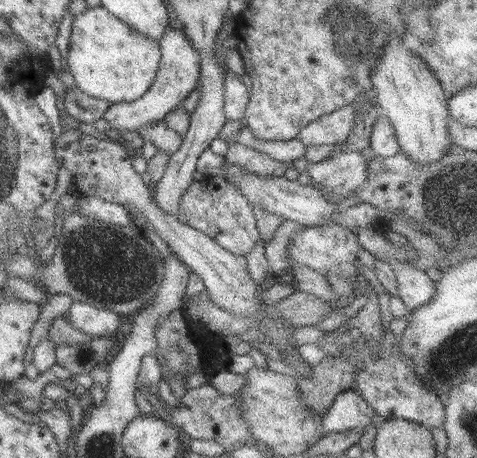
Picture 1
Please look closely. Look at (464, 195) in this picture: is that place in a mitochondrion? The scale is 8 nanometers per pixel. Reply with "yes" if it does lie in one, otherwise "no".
yes

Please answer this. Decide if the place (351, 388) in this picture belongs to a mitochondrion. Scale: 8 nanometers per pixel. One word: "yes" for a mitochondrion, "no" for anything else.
no

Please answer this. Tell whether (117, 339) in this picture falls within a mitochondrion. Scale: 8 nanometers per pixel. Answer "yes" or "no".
no

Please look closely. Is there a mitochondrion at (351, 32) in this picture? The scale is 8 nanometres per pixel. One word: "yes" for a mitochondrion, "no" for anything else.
yes

